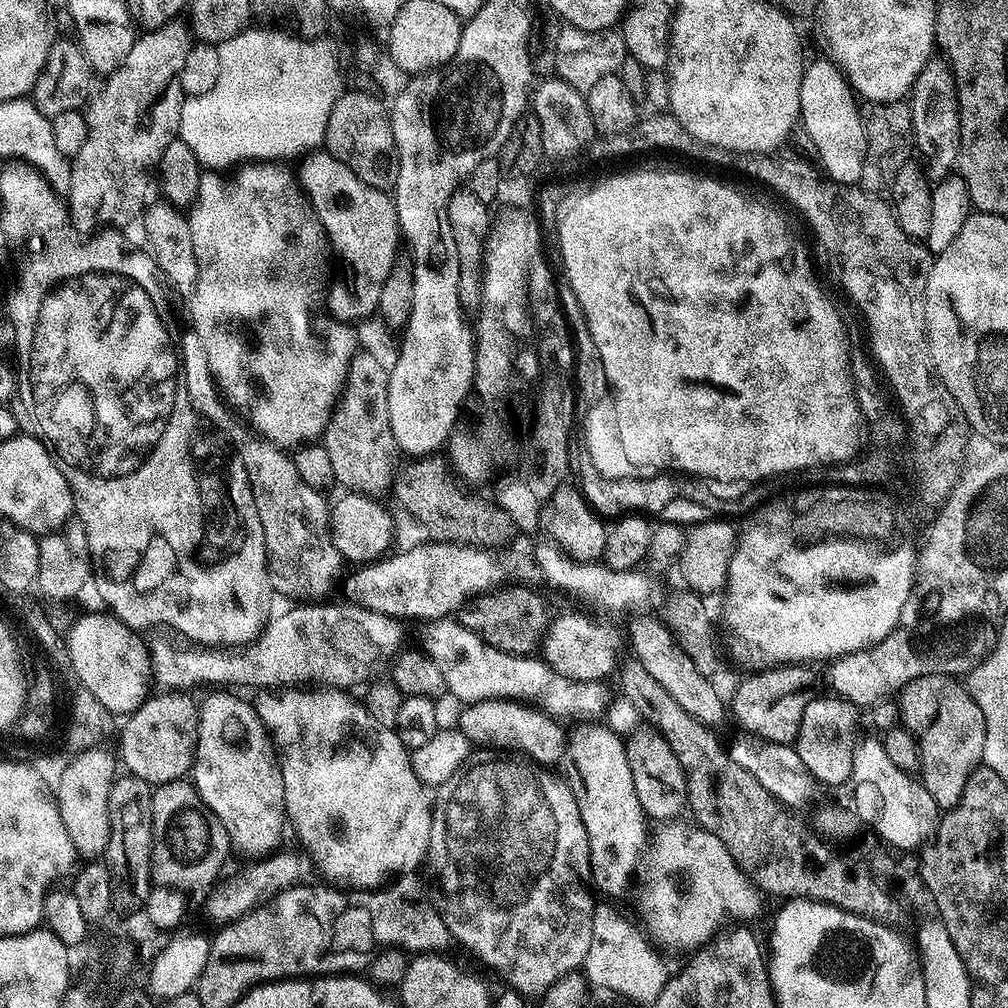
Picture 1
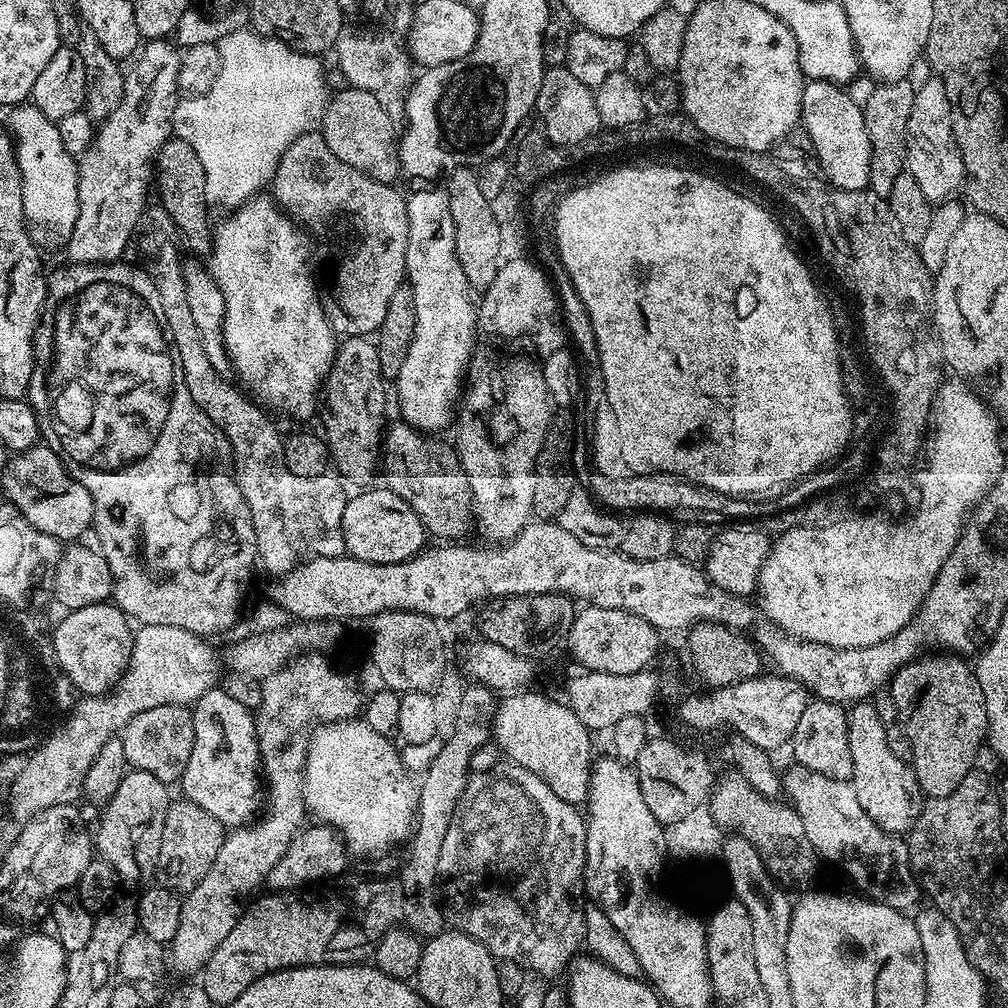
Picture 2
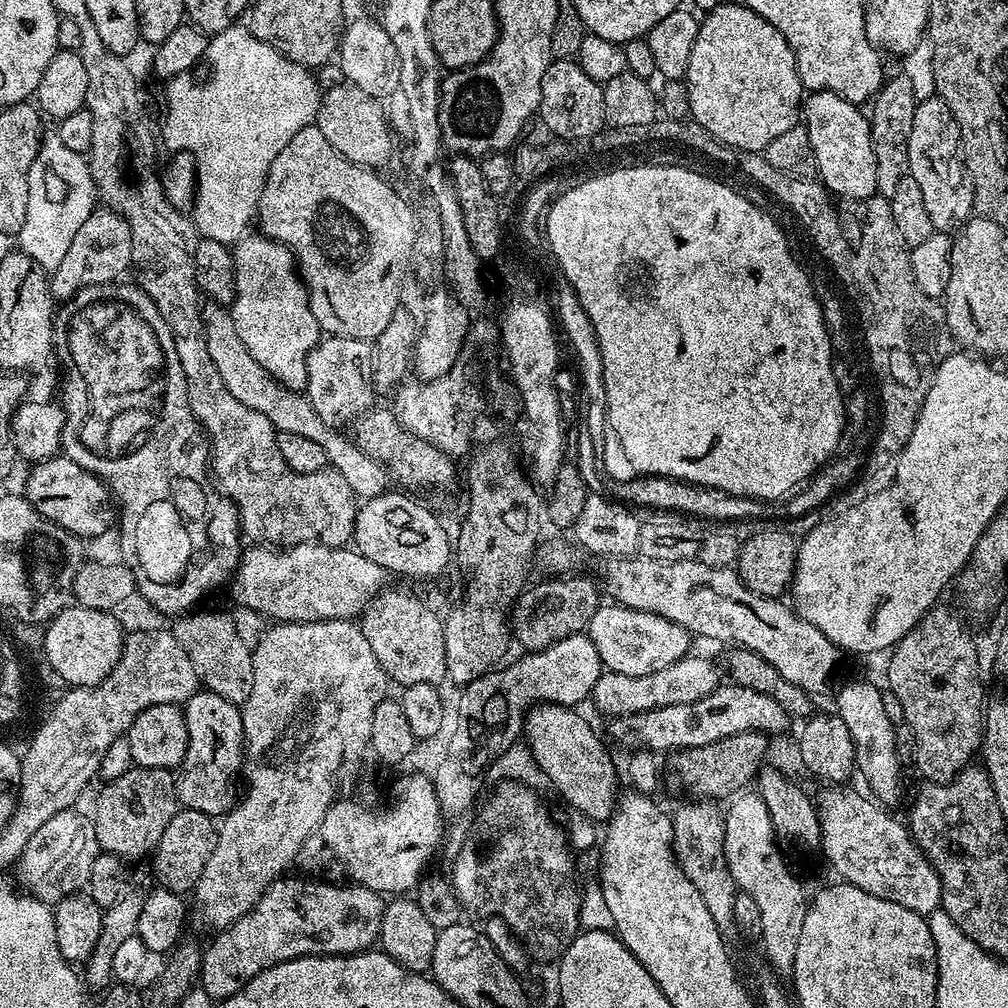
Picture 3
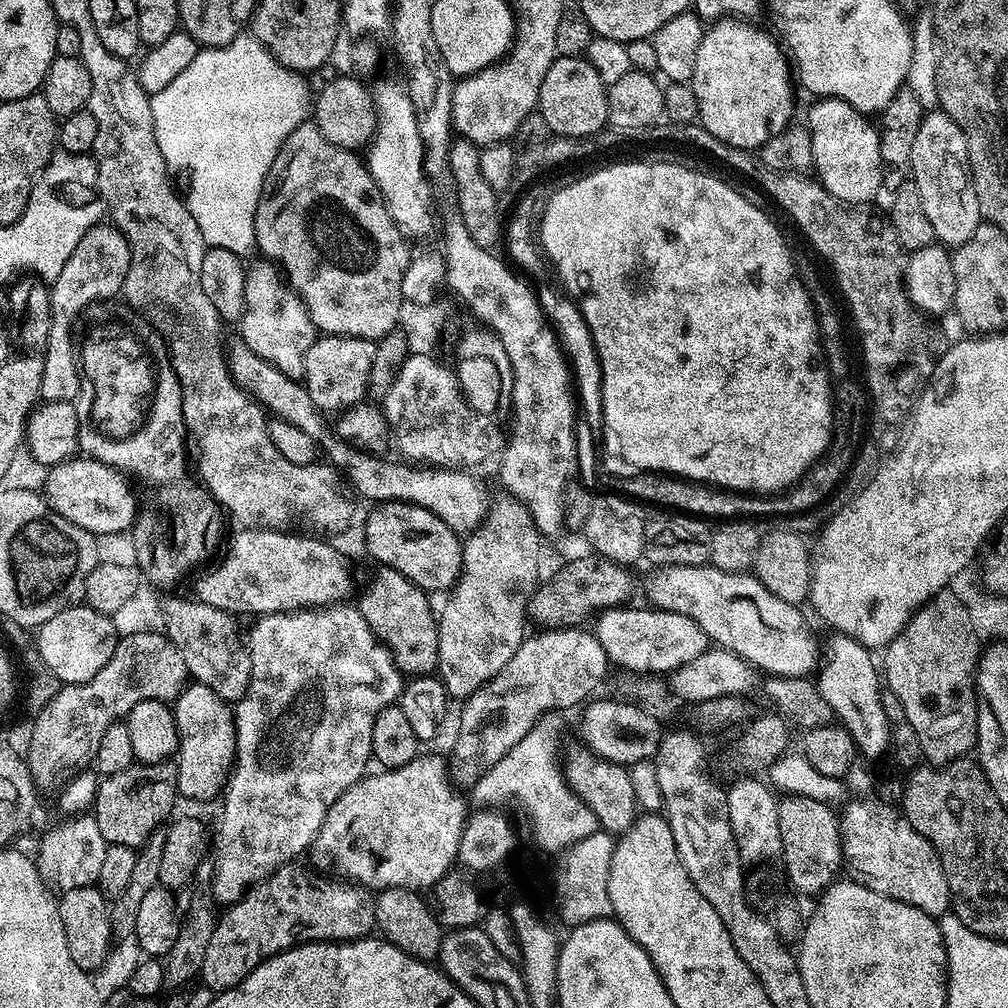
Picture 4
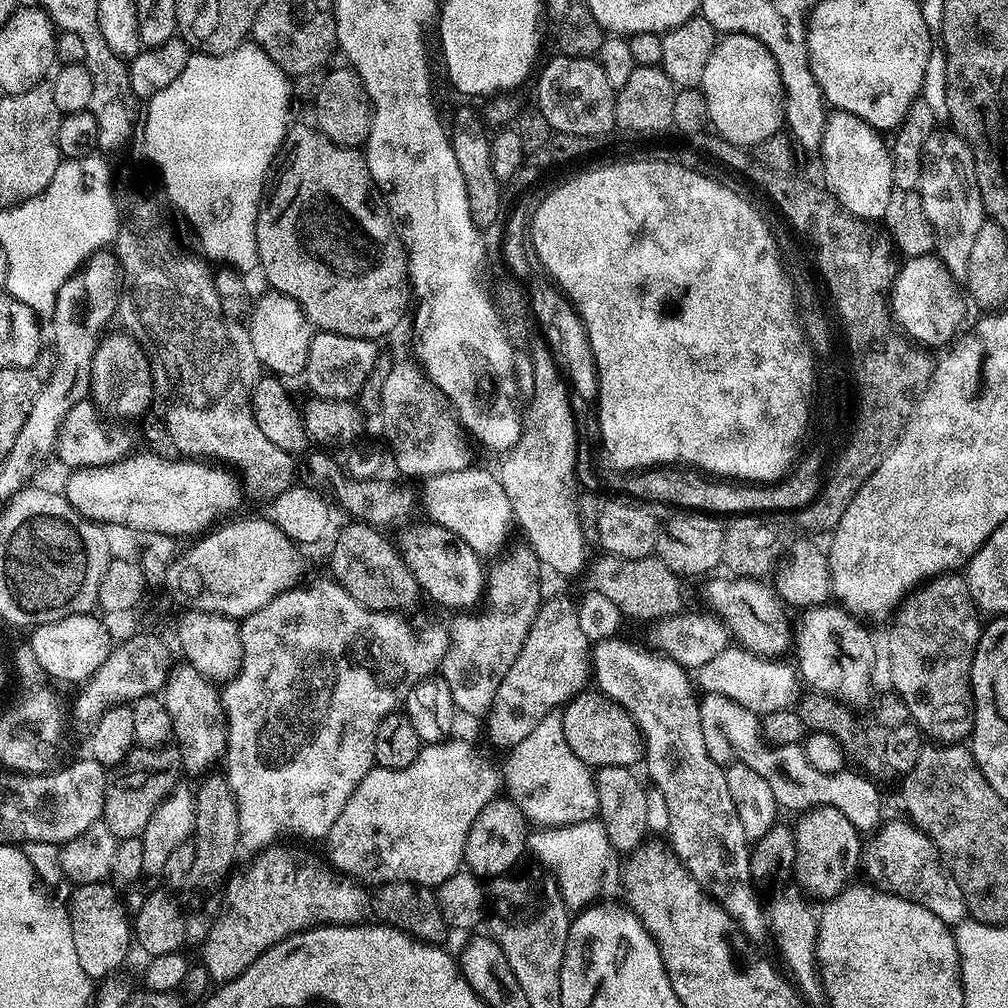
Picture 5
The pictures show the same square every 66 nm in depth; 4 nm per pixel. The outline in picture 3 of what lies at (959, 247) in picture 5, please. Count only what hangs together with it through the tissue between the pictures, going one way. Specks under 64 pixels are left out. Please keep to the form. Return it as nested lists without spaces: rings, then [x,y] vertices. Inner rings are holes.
[[[938,95],[921,100],[914,110],[914,126],[910,126],[908,143],[908,175],[918,182],[930,222],[937,232],[955,233],[974,216],[974,190],[964,165],[964,144],[960,140],[958,122]]]

